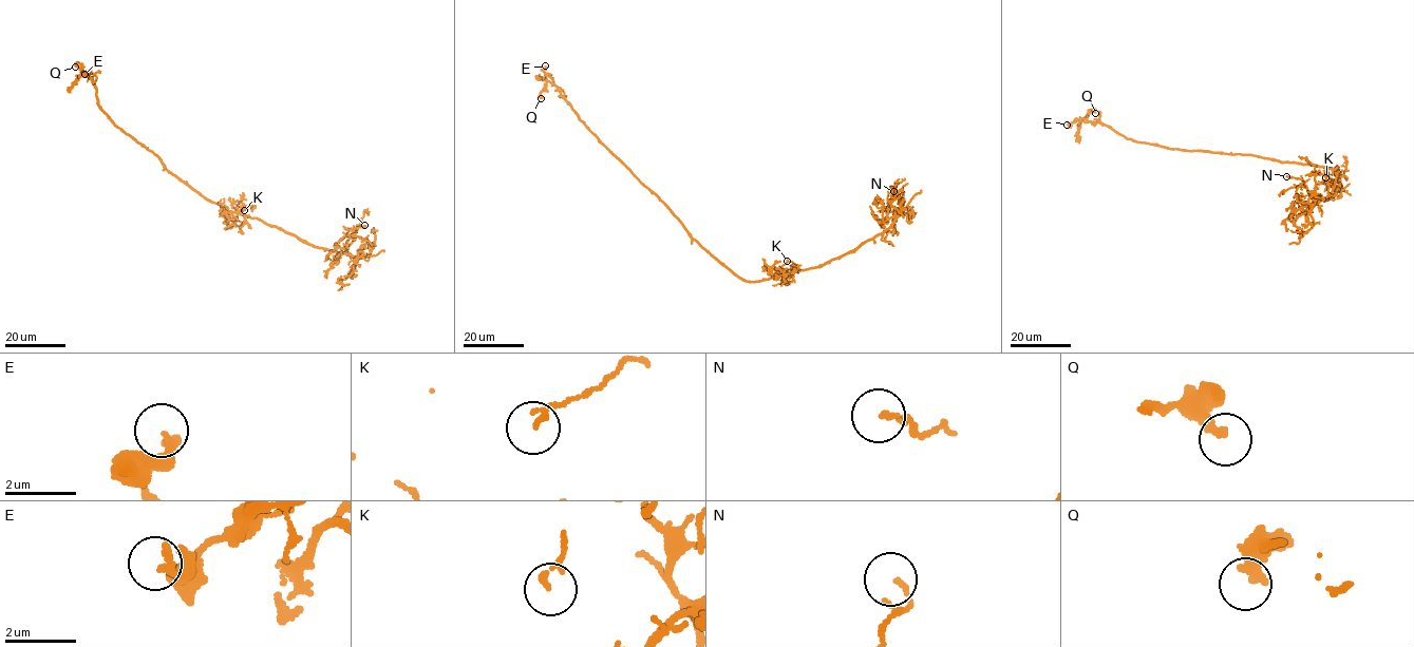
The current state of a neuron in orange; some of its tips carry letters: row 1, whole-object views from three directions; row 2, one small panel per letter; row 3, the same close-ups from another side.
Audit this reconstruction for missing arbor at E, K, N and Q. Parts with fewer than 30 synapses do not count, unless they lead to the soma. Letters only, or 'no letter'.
no letter

